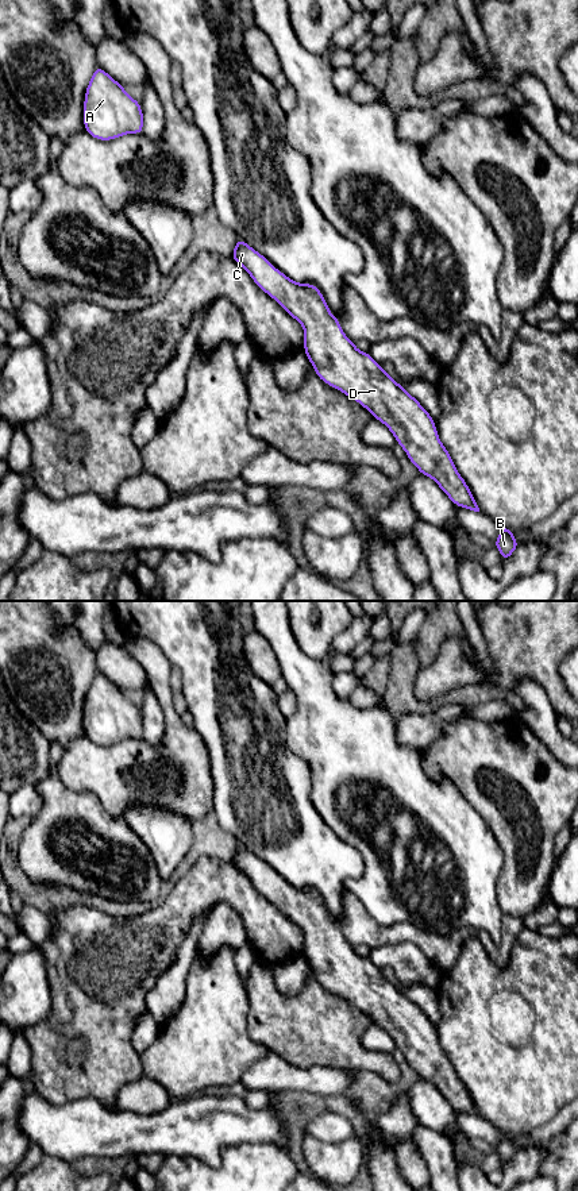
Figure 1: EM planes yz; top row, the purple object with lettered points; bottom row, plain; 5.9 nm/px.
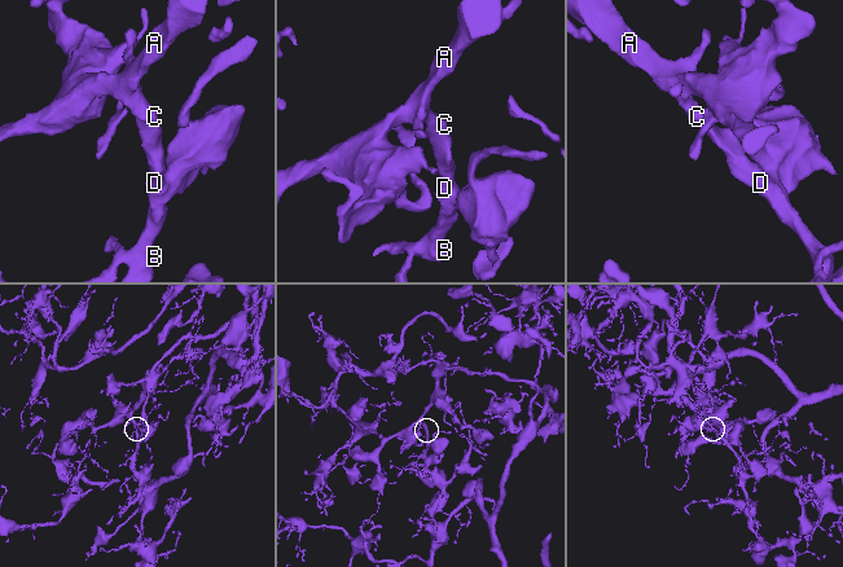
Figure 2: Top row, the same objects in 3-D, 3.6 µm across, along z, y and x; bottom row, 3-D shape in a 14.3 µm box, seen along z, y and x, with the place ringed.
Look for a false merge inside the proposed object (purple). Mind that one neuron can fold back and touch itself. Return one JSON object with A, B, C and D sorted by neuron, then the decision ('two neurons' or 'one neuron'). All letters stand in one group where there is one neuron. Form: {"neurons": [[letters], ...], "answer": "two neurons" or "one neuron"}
{"neurons": [["A", "B", "C", "D"]], "answer": "one neuron"}

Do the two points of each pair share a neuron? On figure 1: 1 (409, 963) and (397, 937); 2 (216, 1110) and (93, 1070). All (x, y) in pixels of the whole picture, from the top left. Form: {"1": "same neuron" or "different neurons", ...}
{"1": "different neurons", "2": "different neurons"}

